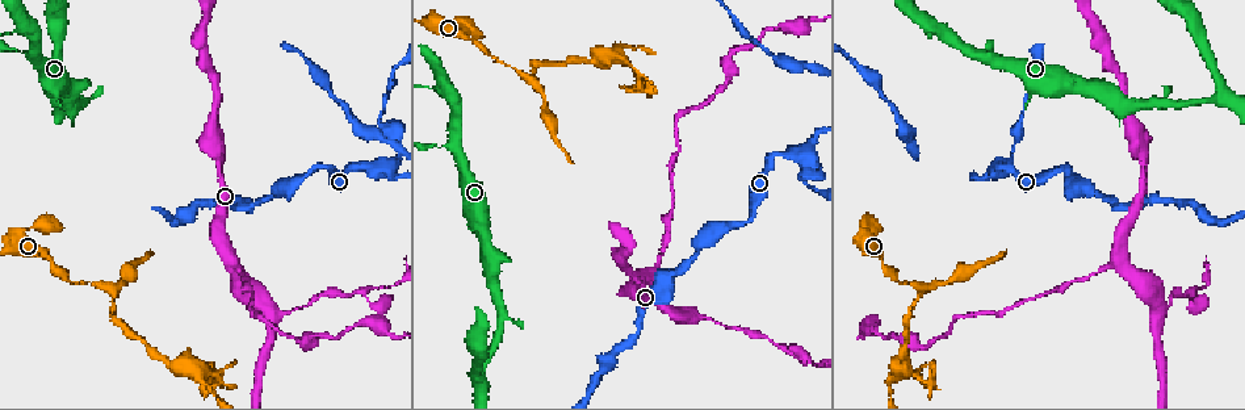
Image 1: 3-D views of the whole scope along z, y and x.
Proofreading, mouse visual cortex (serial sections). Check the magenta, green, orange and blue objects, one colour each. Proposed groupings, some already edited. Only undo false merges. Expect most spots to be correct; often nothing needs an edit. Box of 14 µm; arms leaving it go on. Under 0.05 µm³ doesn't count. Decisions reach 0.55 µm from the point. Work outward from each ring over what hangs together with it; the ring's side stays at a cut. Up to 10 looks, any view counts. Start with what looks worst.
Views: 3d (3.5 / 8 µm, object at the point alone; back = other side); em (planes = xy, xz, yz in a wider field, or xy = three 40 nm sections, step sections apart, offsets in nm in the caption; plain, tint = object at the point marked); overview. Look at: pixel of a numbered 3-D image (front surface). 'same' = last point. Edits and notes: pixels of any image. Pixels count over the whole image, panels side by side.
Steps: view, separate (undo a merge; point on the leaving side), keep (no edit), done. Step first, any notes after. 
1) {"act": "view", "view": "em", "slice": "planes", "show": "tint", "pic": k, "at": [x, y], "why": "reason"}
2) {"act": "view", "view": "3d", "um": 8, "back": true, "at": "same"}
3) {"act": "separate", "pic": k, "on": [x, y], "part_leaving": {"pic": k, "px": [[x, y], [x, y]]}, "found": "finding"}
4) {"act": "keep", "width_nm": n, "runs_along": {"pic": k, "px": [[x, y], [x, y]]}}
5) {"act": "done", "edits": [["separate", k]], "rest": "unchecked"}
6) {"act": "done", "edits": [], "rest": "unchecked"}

{"act": "view", "view": "em", "slice": "xy", "step": 5, "show": "tint", "pic": 1, "at": [720, 323], "why": "sudden change in width"}

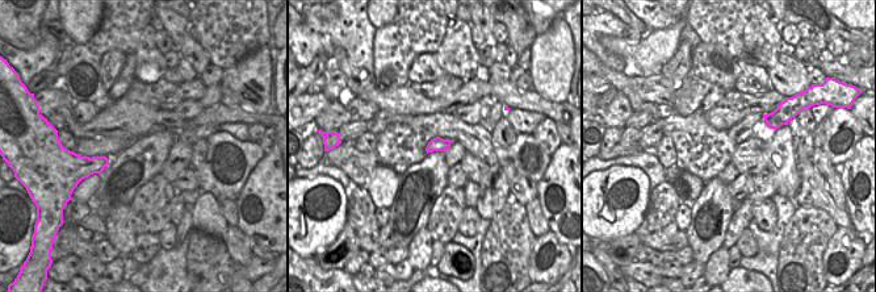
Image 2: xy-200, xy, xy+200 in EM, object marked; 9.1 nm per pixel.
{"act": "view", "view": "3d", "um": 3.5, "at": "same", "why": "see where the arms go"}

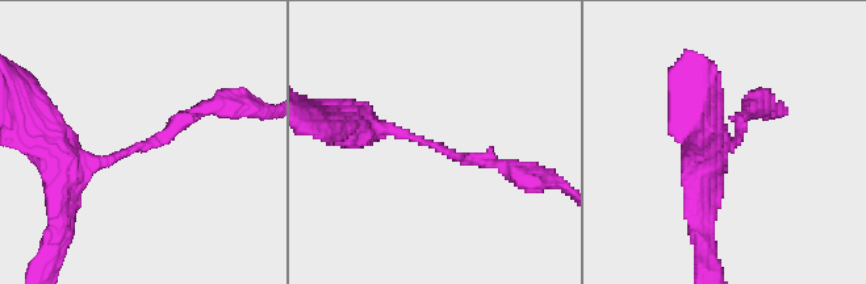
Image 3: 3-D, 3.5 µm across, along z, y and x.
{"act": "keep", "arm_widths_nm": [150, 300], "runs_along": {"pic": 3, "px": [[58, 157], [111, 161], [208, 104]]}, "found": "one cell here"}

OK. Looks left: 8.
{"act": "view", "view": "3d", "um": 8, "pic": 1, "at": [785, 345], "why": "thin arm on a thick one"}

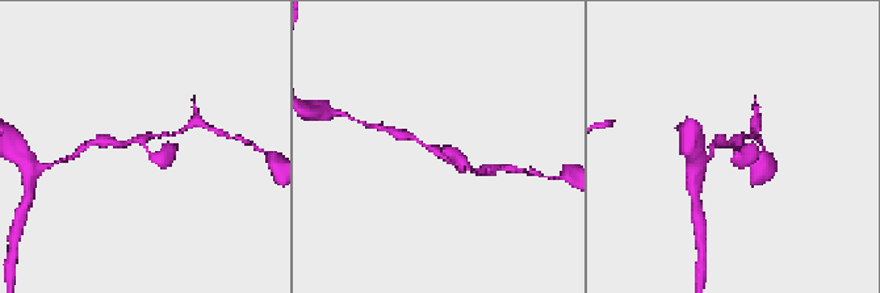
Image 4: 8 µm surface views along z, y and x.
{"act": "view", "view": "3d", "um": 3.5, "back": true, "pic": 4, "at": [140, 141]}

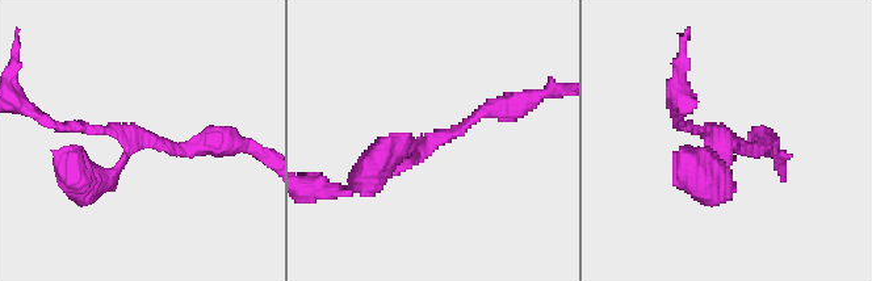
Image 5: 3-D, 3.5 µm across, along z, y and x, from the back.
{"act": "view", "view": "em", "slice": "xy", "step": 2, "show": "tint", "pic": 5, "at": [728, 140]}

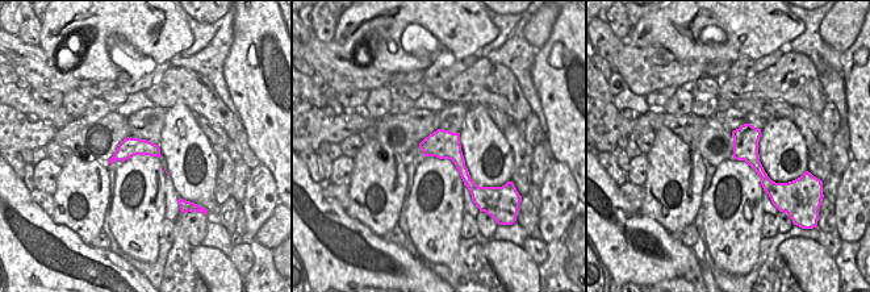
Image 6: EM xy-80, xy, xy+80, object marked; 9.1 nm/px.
{"act": "keep", "arm_widths_nm": [100, 200, 350], "found": "one cell here"}

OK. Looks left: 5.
{"act": "view", "view": "3d", "um": 3.5, "pic": 1, "at": [810, 151], "why": "three arms meet"}

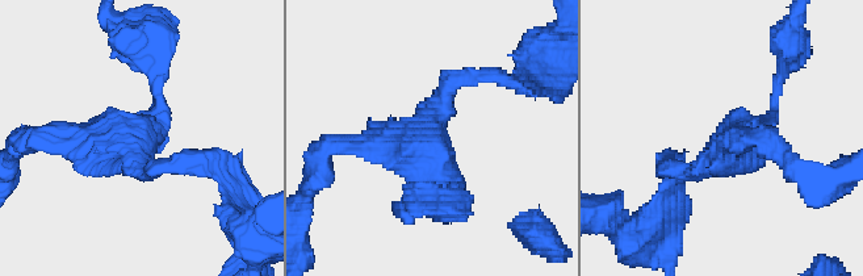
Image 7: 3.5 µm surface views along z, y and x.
{"act": "view", "view": "em", "slice": "xy", "step": 3, "show": "tint", "pic": 7, "at": [718, 142], "why": "shape alone is not enough"}

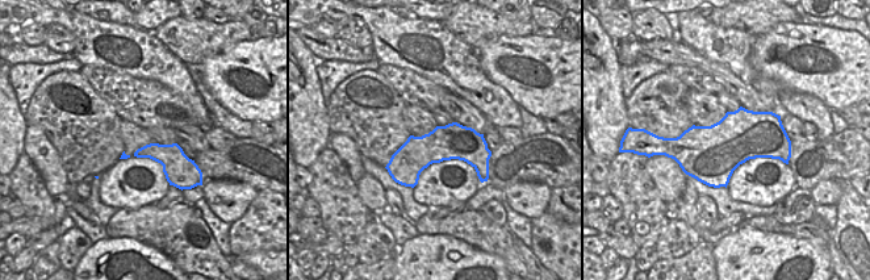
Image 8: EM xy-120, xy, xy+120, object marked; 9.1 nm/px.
{"act": "view", "view": "em", "slice": "planes", "show": "tint", "at": "same", "why": "another direction"}

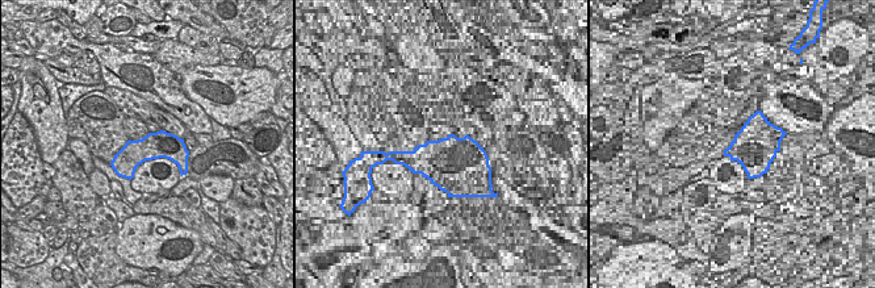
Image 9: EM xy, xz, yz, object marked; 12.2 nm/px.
{"act": "keep", "runs_along": {"pic": 7, "px": [[36, 136], [137, 136], [156, 83]]}, "found": "continuous, no second cell"}

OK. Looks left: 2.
{"act": "view", "view": "3d", "um": 3.5, "pic": 1, "at": [1021, 122], "why": "calibre changes"}

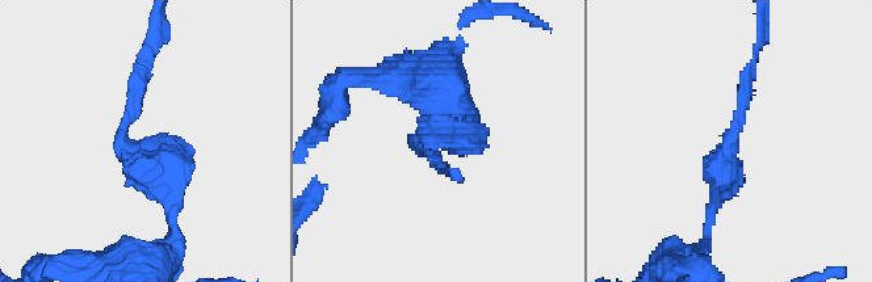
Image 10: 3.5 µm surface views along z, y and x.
{"act": "keep", "runs_along": {"pic": 10, "px": [[711, 209], [751, 63]]}, "found": "all the same cell"}

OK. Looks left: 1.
{"act": "done", "edits": [], "rest": "unchecked"}

